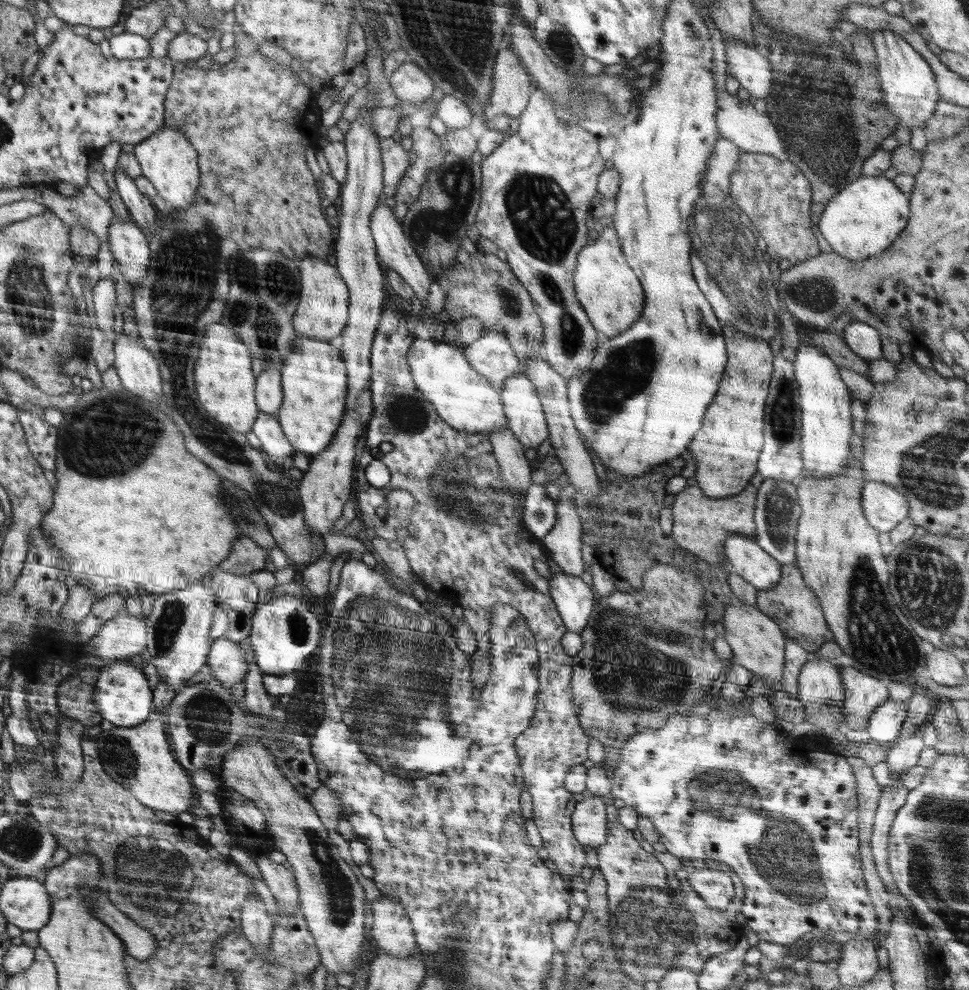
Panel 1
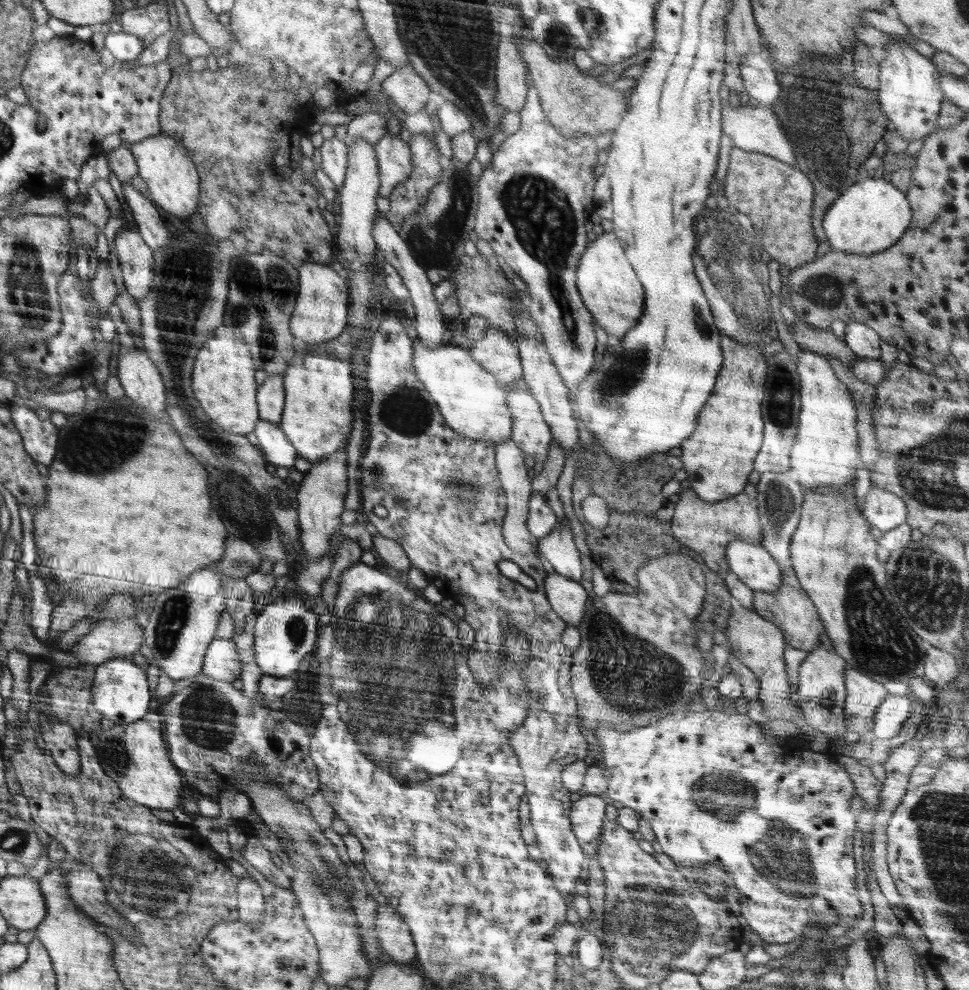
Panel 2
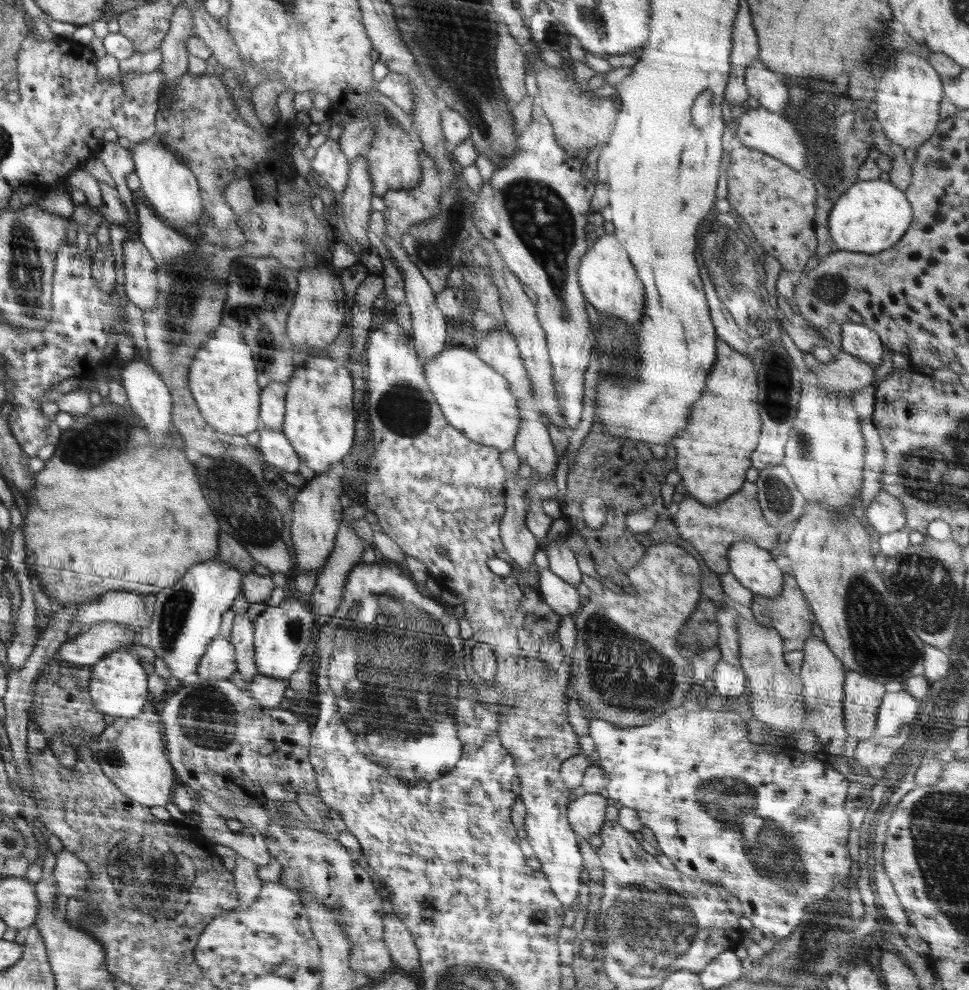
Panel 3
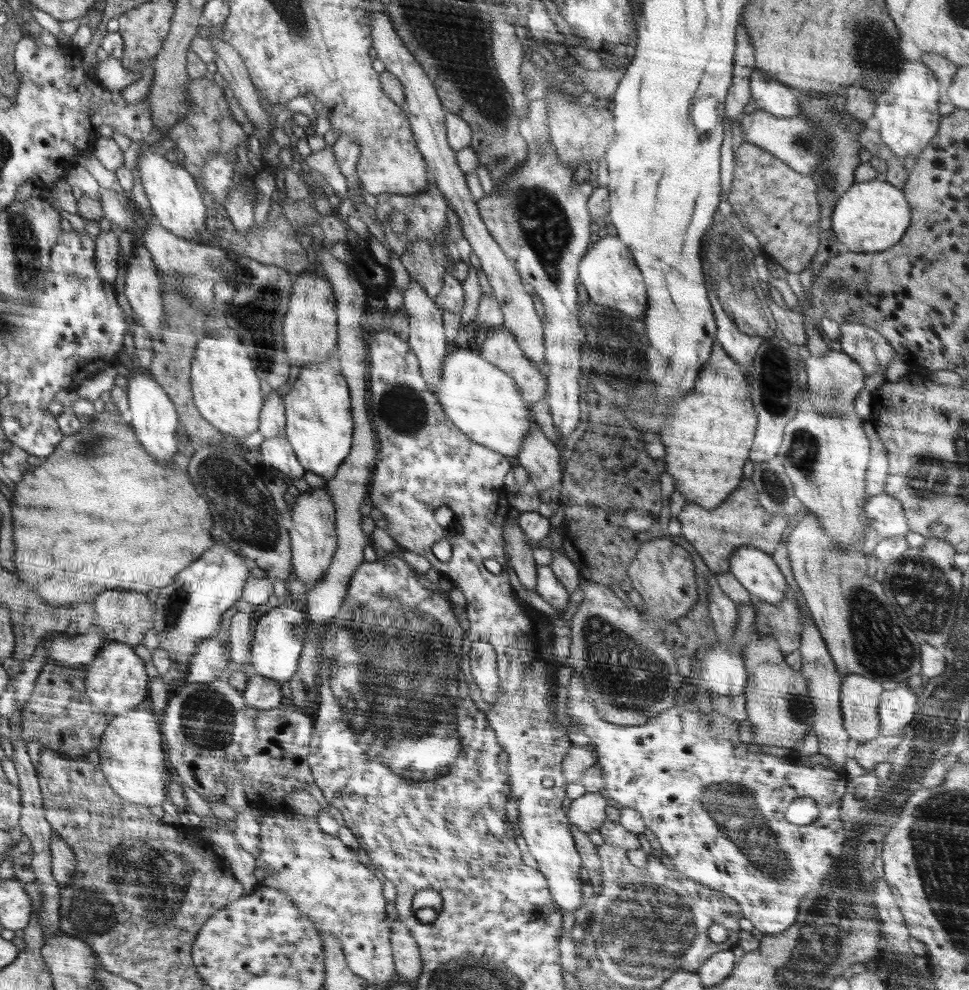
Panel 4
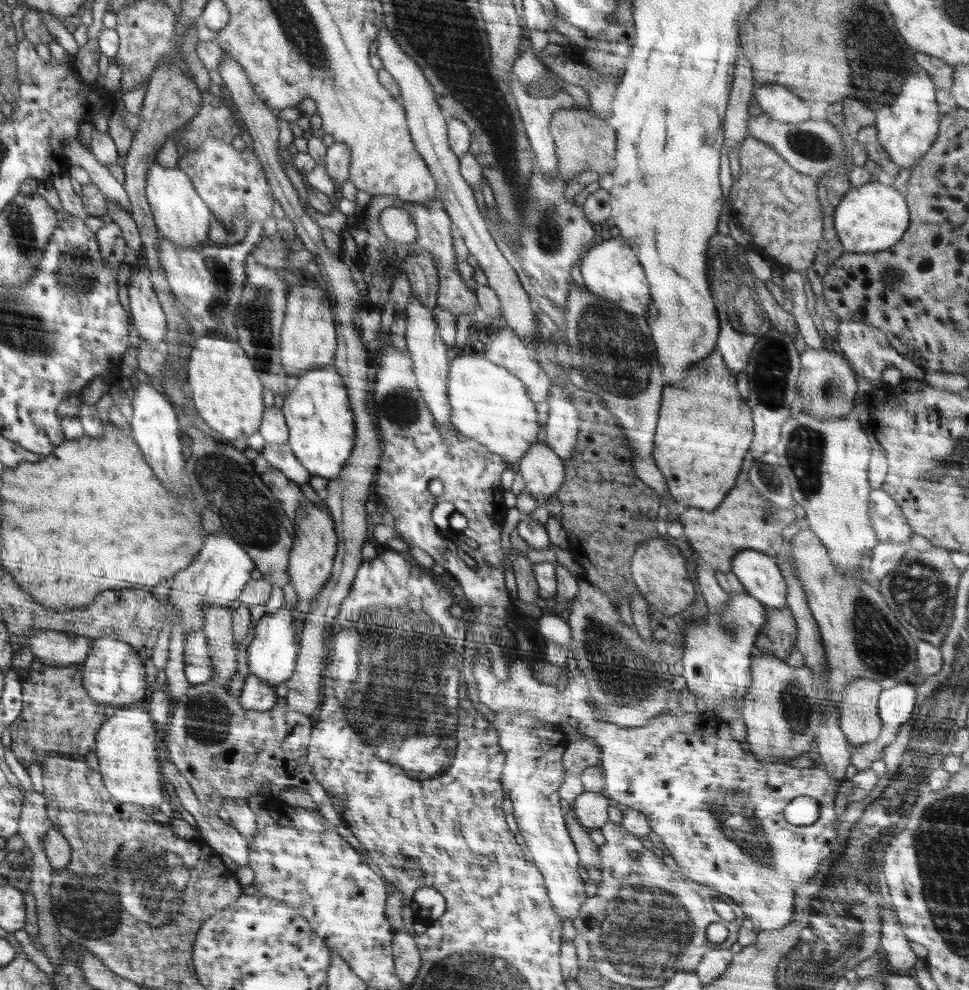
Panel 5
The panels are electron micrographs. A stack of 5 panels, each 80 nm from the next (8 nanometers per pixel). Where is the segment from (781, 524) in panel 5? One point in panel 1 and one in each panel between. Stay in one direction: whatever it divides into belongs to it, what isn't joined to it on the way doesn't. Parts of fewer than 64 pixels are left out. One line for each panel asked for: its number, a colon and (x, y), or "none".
1: (701, 525)
2: (706, 528)
3: (711, 530)
4: (716, 534)

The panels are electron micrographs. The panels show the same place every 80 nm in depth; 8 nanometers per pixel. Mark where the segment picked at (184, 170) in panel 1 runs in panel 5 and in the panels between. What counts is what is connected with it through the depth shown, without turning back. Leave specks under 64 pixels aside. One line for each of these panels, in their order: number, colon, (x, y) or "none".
2: (169, 171)
3: (170, 189)
4: (173, 193)
5: (181, 215)

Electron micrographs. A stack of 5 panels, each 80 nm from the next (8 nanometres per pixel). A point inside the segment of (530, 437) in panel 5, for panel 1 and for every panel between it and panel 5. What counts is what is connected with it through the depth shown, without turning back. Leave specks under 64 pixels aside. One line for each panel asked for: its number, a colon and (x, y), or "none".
1: (460, 396)
2: (472, 402)
3: (474, 398)
4: (481, 400)

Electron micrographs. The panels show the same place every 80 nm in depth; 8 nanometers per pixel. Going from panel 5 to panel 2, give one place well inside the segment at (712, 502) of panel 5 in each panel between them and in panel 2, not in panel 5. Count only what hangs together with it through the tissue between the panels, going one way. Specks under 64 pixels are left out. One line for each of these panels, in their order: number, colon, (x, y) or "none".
2: (718, 457)
3: (714, 451)
4: (707, 440)

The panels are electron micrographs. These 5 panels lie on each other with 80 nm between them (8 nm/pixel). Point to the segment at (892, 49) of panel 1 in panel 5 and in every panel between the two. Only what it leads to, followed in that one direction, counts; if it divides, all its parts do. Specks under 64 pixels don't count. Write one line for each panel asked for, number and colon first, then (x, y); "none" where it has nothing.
2: (909, 91)
3: (908, 95)
4: (908, 110)
5: (907, 125)

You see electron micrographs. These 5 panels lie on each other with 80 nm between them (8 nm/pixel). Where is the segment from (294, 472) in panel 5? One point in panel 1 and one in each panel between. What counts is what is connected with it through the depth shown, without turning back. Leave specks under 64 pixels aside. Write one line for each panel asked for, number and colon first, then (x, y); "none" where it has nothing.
1: (267, 428)
2: (279, 450)
3: (275, 445)
4: (276, 452)

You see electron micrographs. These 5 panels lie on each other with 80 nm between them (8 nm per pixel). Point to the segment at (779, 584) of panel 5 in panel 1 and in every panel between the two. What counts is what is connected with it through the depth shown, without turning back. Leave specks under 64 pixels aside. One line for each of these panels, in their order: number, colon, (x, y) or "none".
1: (746, 558)
2: (754, 566)
3: (755, 568)
4: (756, 571)

